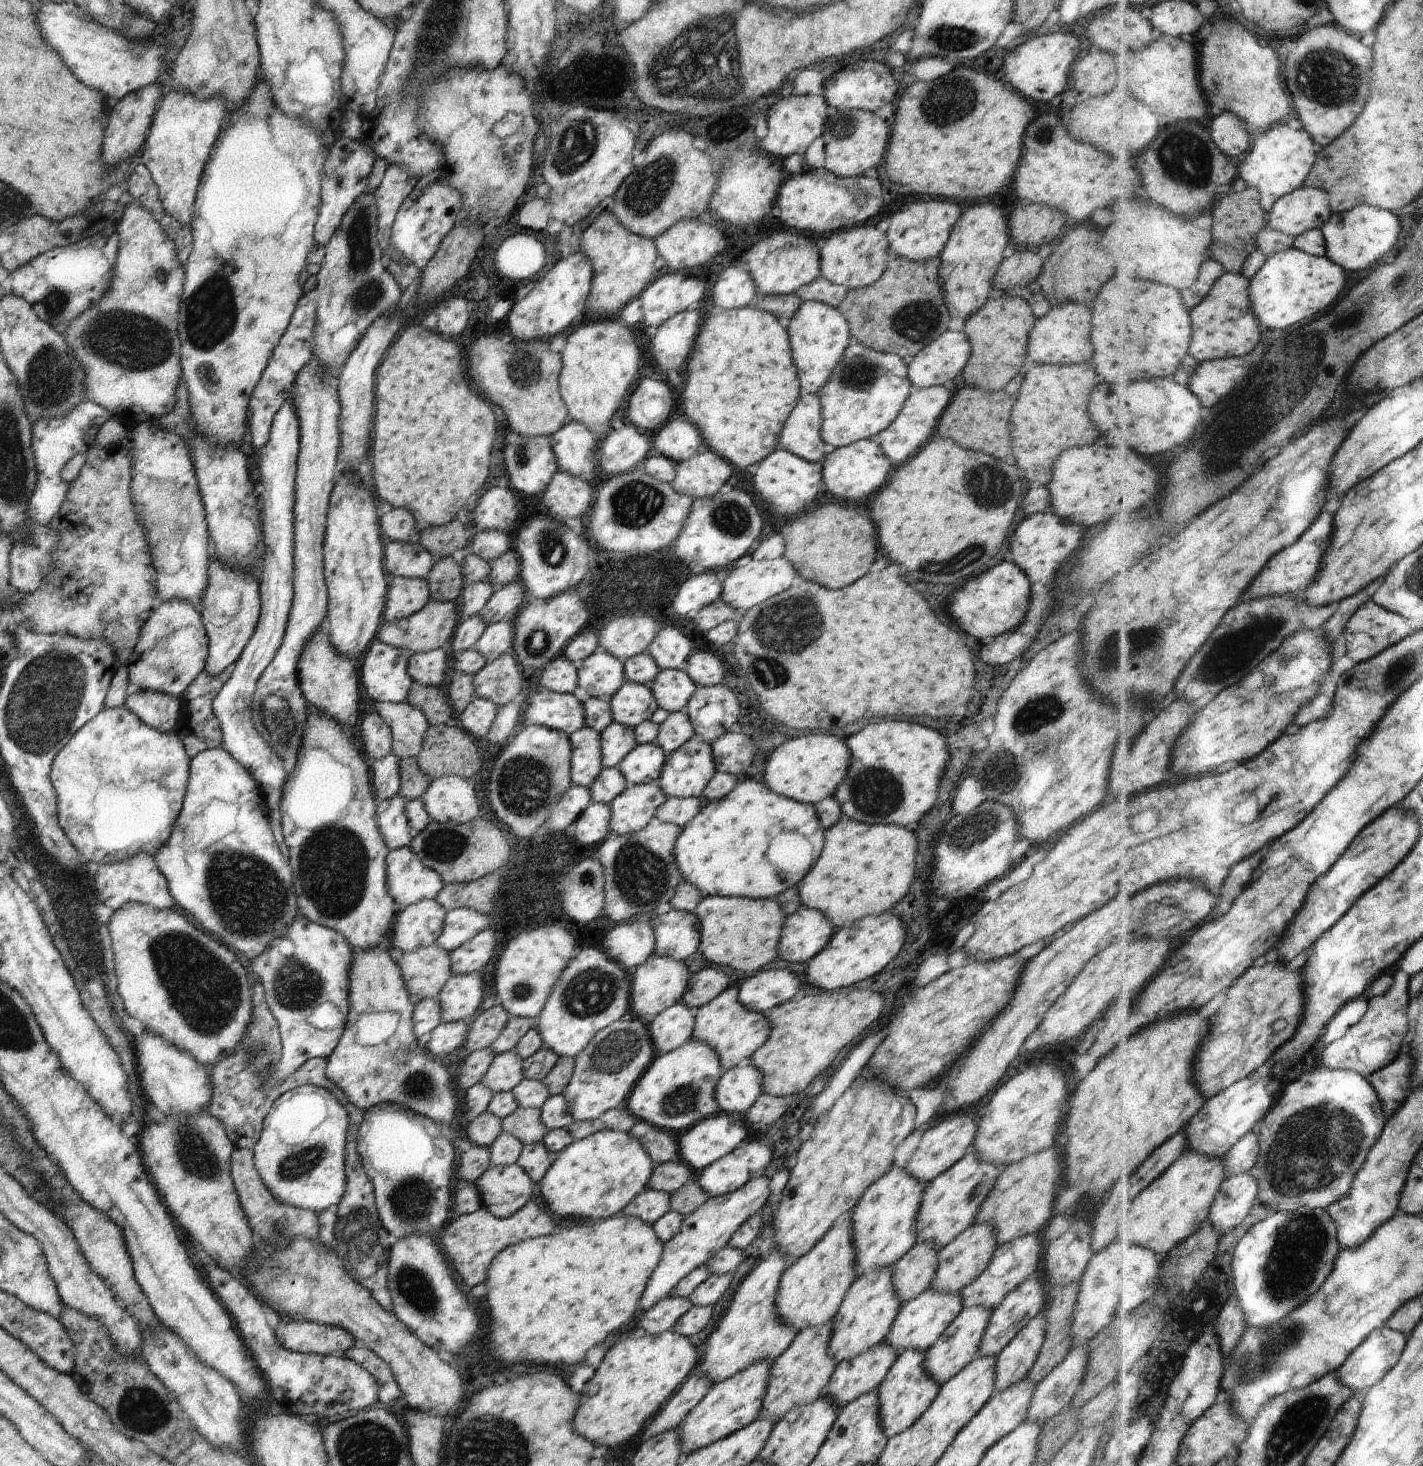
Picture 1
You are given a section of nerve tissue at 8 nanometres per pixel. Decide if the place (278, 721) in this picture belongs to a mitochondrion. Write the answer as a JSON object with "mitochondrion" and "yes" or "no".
{"mitochondrion":"yes"}

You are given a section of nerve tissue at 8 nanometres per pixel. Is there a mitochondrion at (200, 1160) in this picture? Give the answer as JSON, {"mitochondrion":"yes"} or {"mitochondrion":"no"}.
{"mitochondrion":"yes"}

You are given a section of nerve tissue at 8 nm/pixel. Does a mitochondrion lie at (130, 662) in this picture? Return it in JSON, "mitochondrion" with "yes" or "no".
{"mitochondrion":"no"}

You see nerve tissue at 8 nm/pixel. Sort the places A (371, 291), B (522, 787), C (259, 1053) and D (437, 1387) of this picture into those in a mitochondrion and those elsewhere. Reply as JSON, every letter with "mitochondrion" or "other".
{"A":"mitochondrion","B":"mitochondrion","C":"mitochondrion","D":"other"}

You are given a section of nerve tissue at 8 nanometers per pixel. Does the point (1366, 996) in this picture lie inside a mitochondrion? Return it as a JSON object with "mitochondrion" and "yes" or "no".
{"mitochondrion":"no"}

